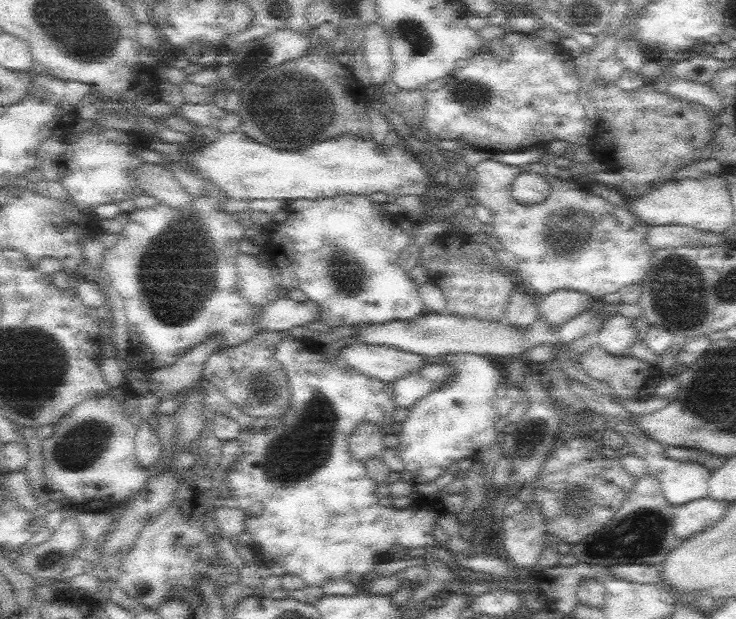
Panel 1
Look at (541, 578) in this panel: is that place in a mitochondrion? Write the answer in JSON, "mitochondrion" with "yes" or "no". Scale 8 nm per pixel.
{"mitochondrion":"no"}

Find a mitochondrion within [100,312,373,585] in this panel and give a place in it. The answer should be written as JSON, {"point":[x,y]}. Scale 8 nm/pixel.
{"point":[297,456]}

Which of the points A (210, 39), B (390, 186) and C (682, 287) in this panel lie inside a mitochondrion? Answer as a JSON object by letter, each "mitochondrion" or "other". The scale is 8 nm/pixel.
{"A":"other","B":"other","C":"mitochondrion"}

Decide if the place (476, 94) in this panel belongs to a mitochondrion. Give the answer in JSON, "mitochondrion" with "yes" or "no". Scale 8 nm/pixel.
{"mitochondrion":"yes"}

